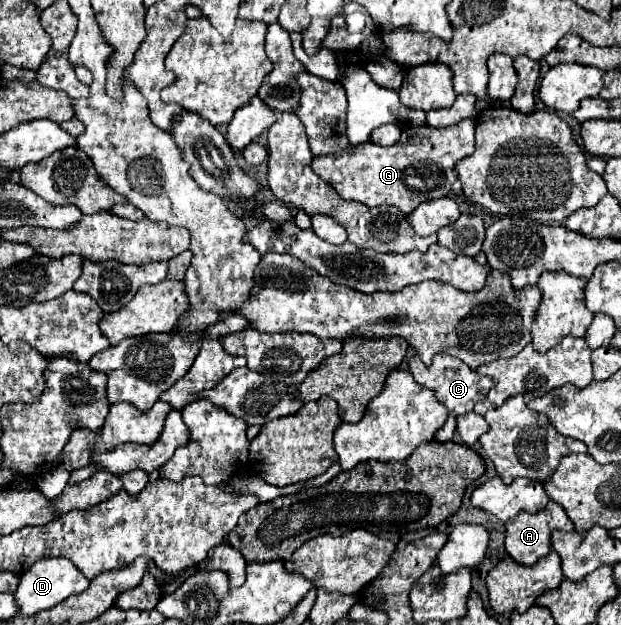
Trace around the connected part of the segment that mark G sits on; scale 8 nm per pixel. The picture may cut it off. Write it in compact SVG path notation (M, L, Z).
M464 119L446 129L420 125L406 129L396 145L380 147L372 141L352 145L344 153L318 155L312 169L328 181L342 199L360 201L368 207L394 205L404 215L412 213L422 201L446 197L452 183L458 179L454 167L460 159L474 153L474 121Z

